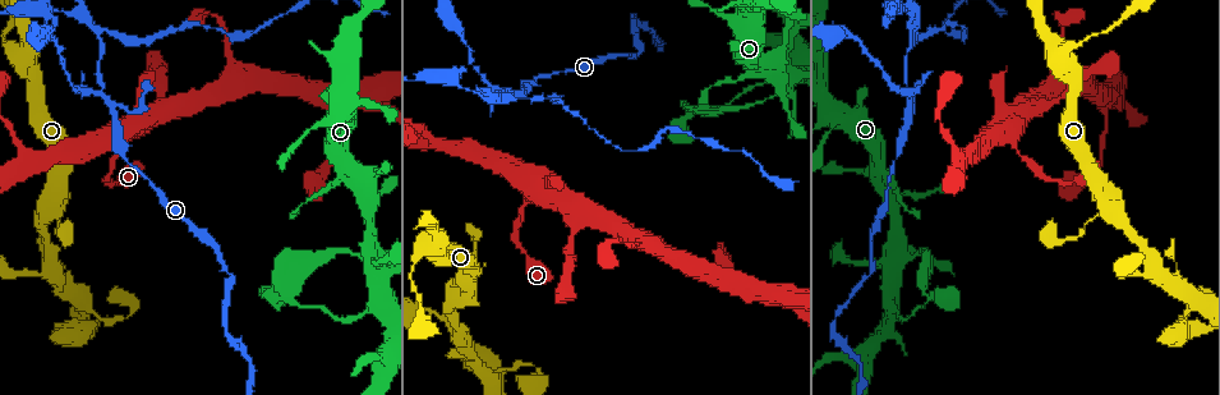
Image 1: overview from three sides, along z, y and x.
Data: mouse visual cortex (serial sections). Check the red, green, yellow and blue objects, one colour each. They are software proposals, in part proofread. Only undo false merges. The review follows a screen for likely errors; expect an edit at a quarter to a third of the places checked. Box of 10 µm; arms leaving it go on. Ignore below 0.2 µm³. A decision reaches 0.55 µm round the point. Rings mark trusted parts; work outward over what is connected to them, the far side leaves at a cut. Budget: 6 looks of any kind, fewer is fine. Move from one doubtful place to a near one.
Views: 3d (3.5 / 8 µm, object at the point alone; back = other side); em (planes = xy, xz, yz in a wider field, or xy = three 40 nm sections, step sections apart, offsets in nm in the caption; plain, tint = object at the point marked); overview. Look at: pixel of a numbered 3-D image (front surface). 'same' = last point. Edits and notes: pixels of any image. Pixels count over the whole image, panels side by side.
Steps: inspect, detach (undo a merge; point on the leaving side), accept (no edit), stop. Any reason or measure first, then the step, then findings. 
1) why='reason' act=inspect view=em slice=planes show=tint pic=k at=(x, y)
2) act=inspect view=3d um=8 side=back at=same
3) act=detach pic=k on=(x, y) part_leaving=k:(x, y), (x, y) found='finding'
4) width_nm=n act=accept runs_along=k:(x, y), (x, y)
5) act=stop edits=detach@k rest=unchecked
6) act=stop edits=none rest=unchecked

why='a narrow waist' act=inspect view=3d um=3.5 pic=1 at=(919, 252)

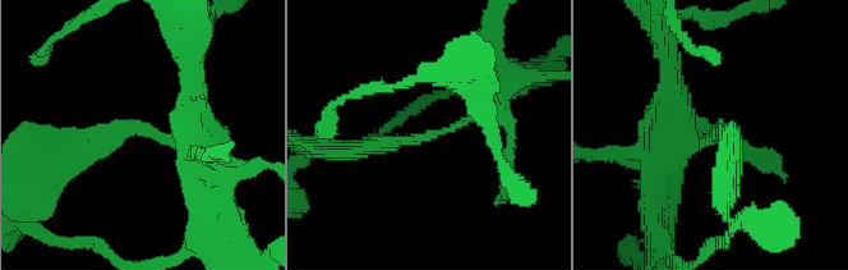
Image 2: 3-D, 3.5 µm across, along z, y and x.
arm_widths_nm=250,350 why='now the EM' act=inspect view=em slice=xy step=5 show=tint pic=2 at=(141, 131)

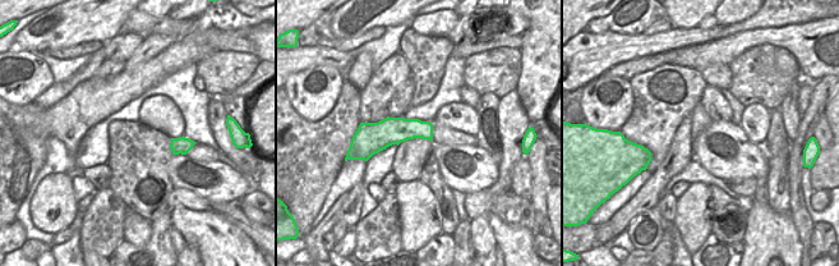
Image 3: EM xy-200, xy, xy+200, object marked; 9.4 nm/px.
act=accept runs_along=2:(480, 95), (452, 128), (350, 151) found='all the same cell'

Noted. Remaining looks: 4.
why='three-way junction' act=inspect view=3d um=3.5 side=back pic=1 at=(430, 244)

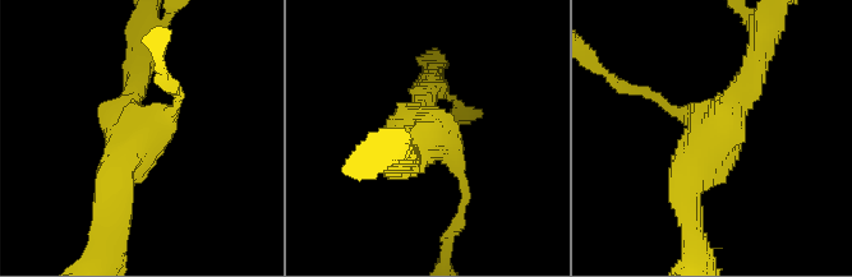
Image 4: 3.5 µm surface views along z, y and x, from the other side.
arms=3 arm_widths_nm=150,300,300 why='shape alone is not enough' act=inspect view=em slice=xy step=2 show=plain pic=4 at=(421, 134)

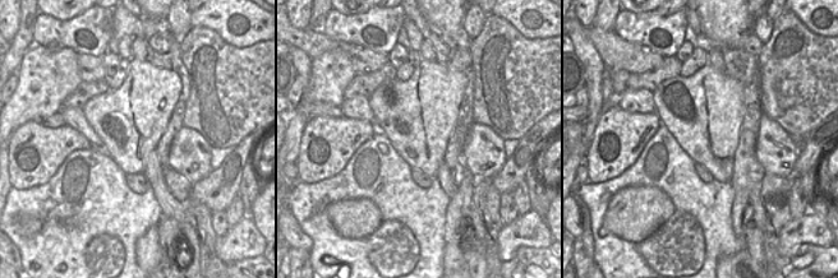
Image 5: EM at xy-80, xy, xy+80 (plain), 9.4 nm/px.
act=inspect view=em slice=xy step=2 show=tint at=same

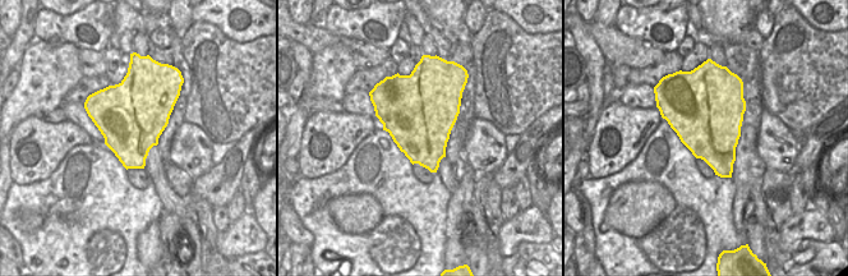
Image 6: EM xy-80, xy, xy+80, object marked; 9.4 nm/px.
act=accept runs_along=4:(111, 215), (120, 160), (175, 101) found='all the same cell'

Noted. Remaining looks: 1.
act=stop edits=none rest=unchecked

